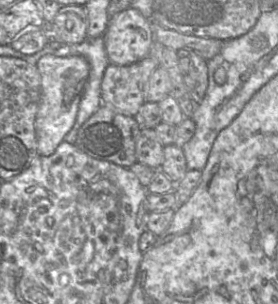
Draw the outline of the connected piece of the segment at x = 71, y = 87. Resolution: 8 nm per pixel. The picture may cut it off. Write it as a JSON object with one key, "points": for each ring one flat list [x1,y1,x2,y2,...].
{"points":[[45,54,38,60,36,67,41,76,41,102,35,120,37,151,40,156,49,156,64,141,76,121,90,66,81,56]]}

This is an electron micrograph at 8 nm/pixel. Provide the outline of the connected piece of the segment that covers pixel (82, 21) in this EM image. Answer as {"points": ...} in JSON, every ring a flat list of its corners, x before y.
{"points":[[84,5,61,6,52,24,63,43,78,44,88,37,88,20]]}

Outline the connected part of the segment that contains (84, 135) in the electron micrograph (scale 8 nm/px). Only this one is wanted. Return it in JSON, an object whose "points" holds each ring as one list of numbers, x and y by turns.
{"points":[[102,105,82,124,74,145,93,158,128,168,137,162,135,148,142,127,136,117]]}

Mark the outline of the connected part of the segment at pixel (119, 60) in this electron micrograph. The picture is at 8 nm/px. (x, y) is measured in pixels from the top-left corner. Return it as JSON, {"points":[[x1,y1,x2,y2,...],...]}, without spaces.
{"points":[[132,7,110,17,103,38,110,62,120,66,144,59,155,42,151,20]]}

